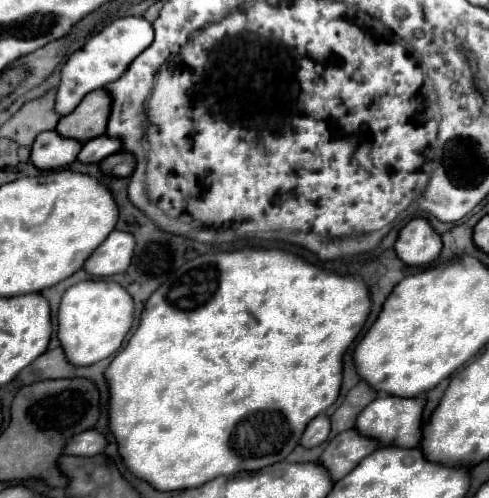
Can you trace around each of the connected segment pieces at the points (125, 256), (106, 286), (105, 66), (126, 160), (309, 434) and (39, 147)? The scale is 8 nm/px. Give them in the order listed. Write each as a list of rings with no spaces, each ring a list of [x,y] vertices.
[[[113,230],[97,248],[97,252],[93,252],[91,258],[85,262],[85,270],[101,278],[121,274],[129,268],[129,262],[133,260],[133,248],[135,244],[129,232]]]
[[[85,280],[63,294],[59,306],[59,340],[65,356],[75,366],[91,366],[119,350],[133,324],[133,298],[109,280]]]
[[[127,16],[113,20],[109,26],[103,28],[103,32],[95,34],[93,38],[87,40],[87,44],[73,52],[65,66],[61,68],[61,84],[57,88],[57,98],[55,98],[55,112],[59,116],[67,116],[77,108],[77,104],[83,100],[85,94],[107,86],[109,82],[115,82],[121,78],[129,64],[153,42],[153,28],[143,16]]]
[[[117,152],[117,154],[111,154],[109,158],[105,158],[101,162],[101,170],[105,174],[113,174],[113,176],[125,178],[125,176],[133,174],[135,162],[137,160],[135,160],[135,156],[131,152]]]
[[[319,414],[317,418],[313,418],[301,438],[301,444],[305,448],[313,448],[313,446],[319,446],[321,442],[327,440],[329,436],[329,430],[331,430],[331,424],[329,424],[329,418],[325,414]]]
[[[55,130],[41,132],[31,146],[31,160],[41,170],[63,168],[71,164],[81,152],[83,144],[73,138],[63,138]]]

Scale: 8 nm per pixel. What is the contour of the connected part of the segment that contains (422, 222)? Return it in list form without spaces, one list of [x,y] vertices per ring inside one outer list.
[[[415,218],[401,228],[395,242],[395,252],[409,266],[429,264],[441,252],[441,236],[433,230],[429,220]]]

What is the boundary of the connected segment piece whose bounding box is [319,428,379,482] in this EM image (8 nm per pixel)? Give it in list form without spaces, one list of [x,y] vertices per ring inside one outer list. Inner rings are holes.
[[[355,428],[345,430],[327,444],[319,458],[319,464],[323,464],[329,470],[331,478],[337,482],[345,478],[365,456],[369,456],[369,452],[377,450],[377,446],[379,442],[375,438],[363,436]]]

